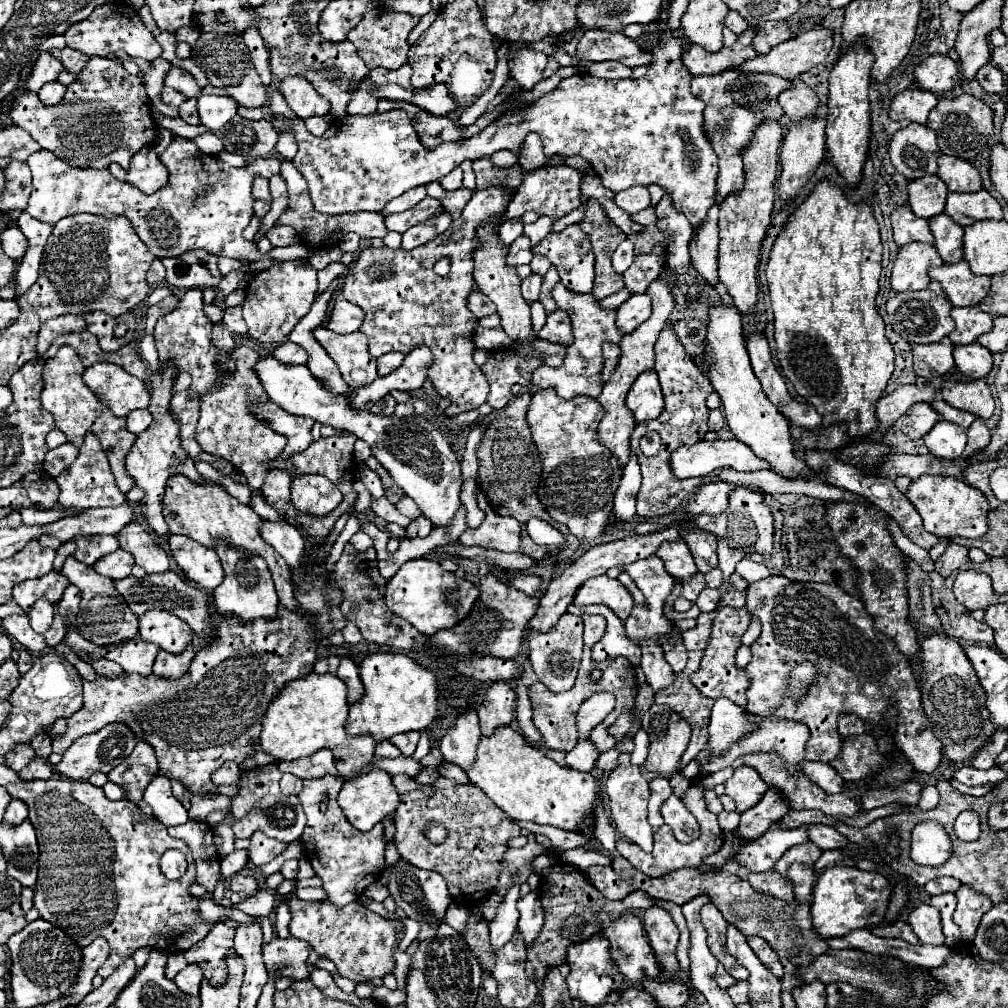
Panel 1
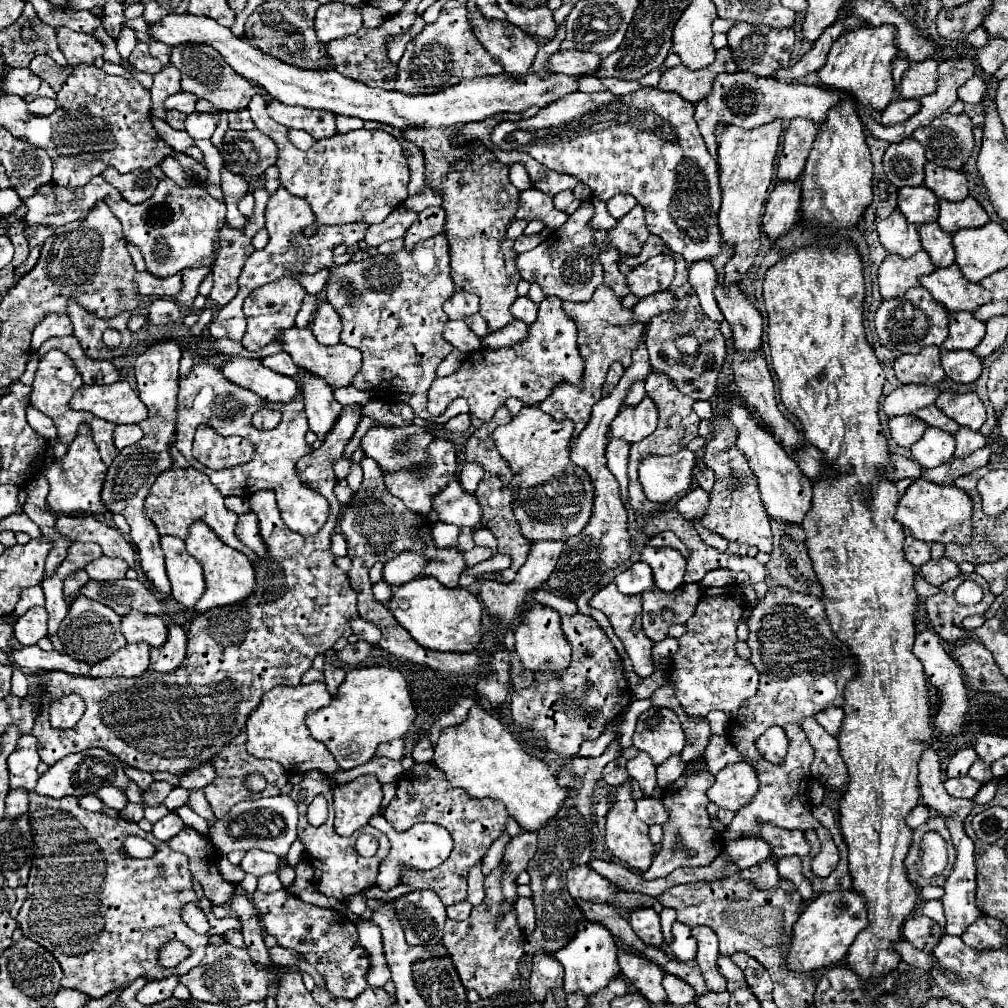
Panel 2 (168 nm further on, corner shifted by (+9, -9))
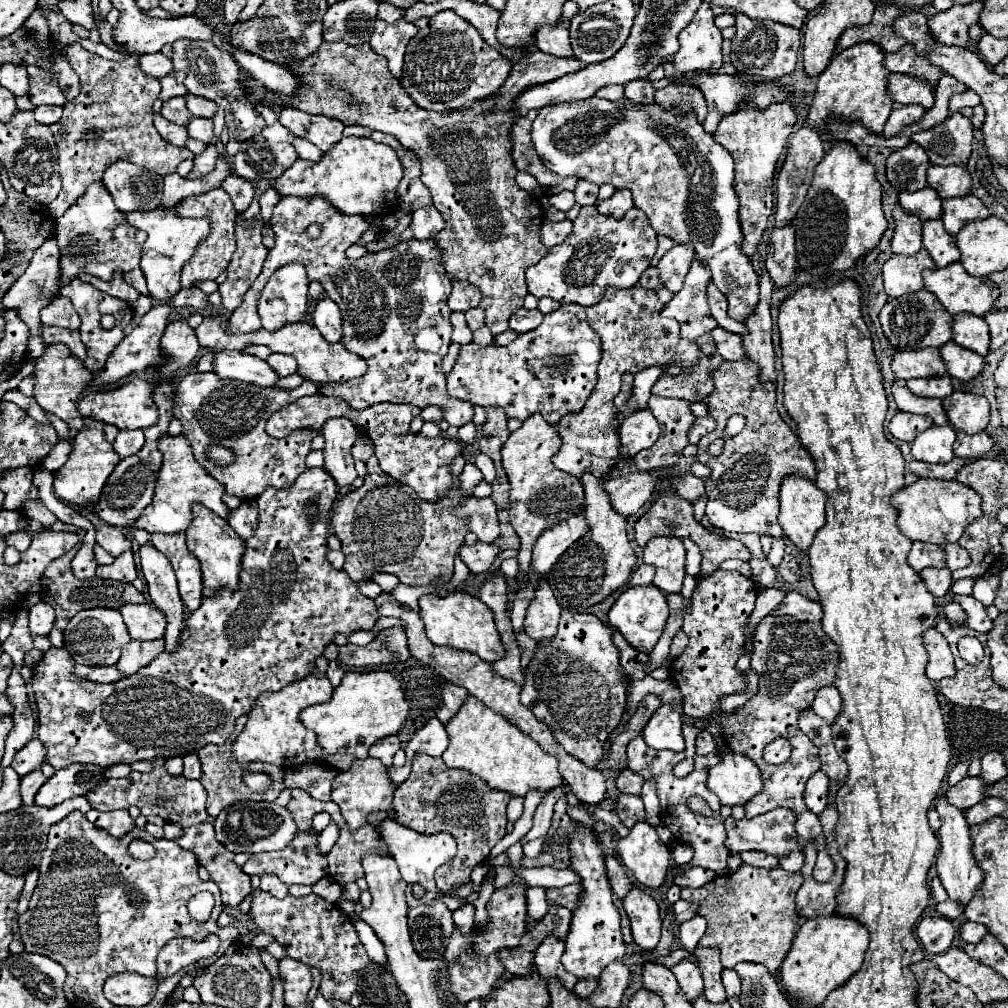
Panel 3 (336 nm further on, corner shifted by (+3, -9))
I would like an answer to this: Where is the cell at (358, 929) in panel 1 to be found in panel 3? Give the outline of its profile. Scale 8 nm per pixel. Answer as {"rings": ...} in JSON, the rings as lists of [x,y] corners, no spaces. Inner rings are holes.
{"rings":[[[254,889],[252,897],[250,915],[256,927],[272,935],[286,949],[288,957],[302,961],[308,967],[316,967],[322,973],[318,987],[320,995],[328,1001],[350,1001],[364,967],[370,963],[350,917],[314,893],[308,897],[286,895],[284,899],[276,899],[262,889]]]}

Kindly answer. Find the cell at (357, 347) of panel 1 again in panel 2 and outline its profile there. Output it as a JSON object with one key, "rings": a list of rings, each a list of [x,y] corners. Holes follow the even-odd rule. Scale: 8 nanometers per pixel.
{"rings":[[[292,327],[290,331],[284,331],[280,337],[278,337],[282,343],[284,343],[284,351],[290,353],[290,357],[294,359],[294,363],[310,373],[316,373],[318,377],[324,377],[328,381],[328,385],[332,389],[340,389],[340,387],[348,387],[352,383],[352,379],[356,377],[356,373],[360,371],[360,365],[362,365],[362,355],[358,349],[354,347],[348,347],[344,343],[338,343],[334,347],[326,347],[326,345],[320,345],[316,341],[316,337],[312,335],[310,329],[296,329]]]}

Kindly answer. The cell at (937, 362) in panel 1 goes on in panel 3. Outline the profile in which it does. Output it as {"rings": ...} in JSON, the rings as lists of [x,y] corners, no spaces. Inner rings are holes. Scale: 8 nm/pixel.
{"rings":[[[940,349],[898,351],[892,357],[892,371],[896,379],[908,381],[914,377],[940,377],[946,373],[946,365],[940,357]]]}

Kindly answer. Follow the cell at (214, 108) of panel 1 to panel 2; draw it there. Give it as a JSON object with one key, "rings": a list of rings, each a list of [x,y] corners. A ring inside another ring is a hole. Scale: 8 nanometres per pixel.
{"rings":[[[190,113],[186,117],[186,133],[192,137],[192,139],[210,139],[212,133],[216,129],[216,123],[214,123],[214,115],[212,113]]]}

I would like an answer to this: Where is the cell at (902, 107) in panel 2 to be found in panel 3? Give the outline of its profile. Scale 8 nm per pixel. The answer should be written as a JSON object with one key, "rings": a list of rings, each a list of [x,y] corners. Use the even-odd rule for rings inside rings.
{"rings":[[[896,105],[896,107],[892,109],[888,121],[886,121],[886,127],[884,127],[882,135],[884,135],[884,137],[896,137],[896,135],[900,135],[900,131],[902,131],[904,127],[914,125],[914,123],[920,123],[922,117],[924,117],[924,113],[926,113],[926,111],[924,111],[922,107],[912,107],[912,105],[900,107],[900,105]]]}

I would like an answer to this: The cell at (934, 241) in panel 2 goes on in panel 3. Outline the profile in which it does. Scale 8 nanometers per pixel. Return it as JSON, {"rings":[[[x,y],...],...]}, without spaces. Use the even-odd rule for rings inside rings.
{"rings":[[[942,219],[924,221],[924,247],[928,249],[930,257],[938,263],[938,267],[950,265],[960,259],[956,239],[950,233],[946,233]]]}

